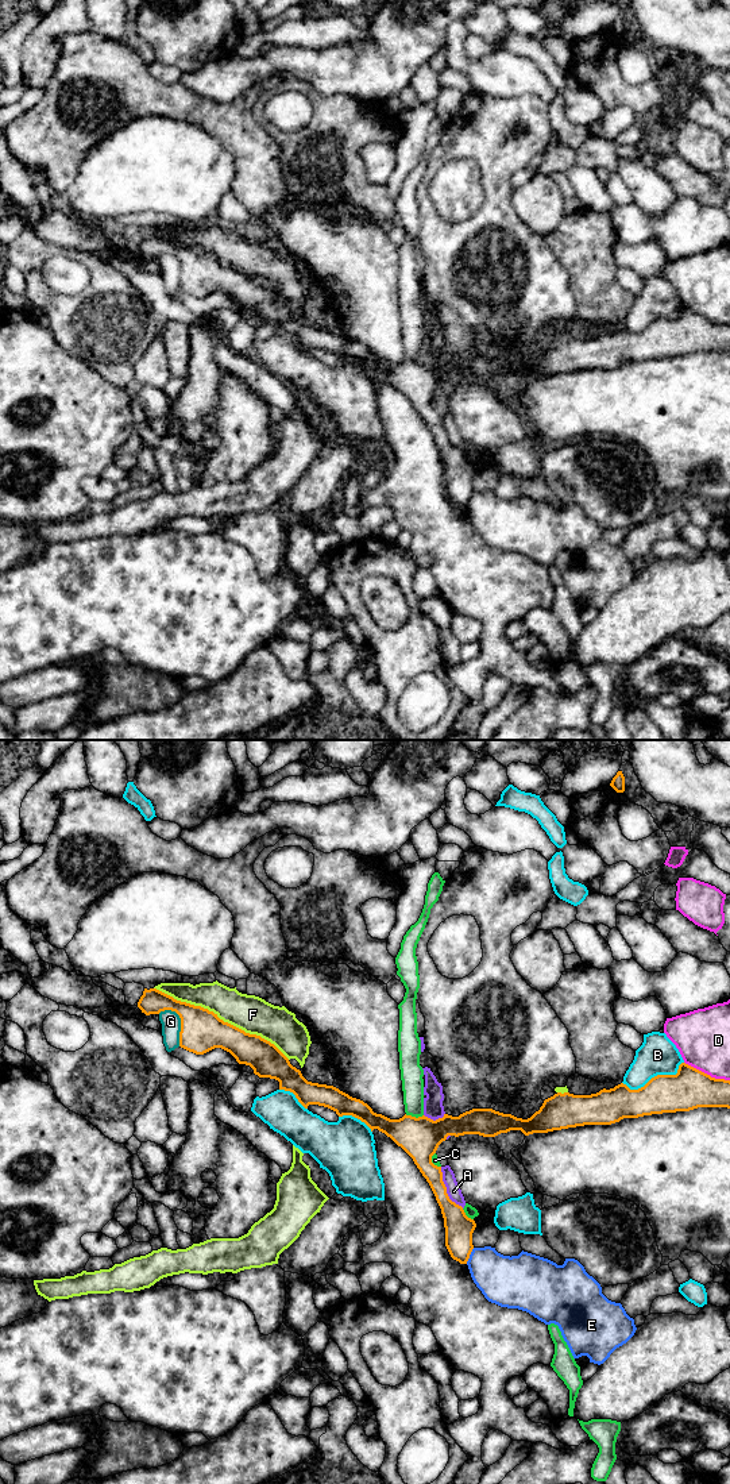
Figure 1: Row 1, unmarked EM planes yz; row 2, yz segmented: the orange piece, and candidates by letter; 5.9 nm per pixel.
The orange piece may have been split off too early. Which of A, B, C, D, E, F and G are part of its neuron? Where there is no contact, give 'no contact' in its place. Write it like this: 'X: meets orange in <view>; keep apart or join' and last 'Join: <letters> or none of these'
A: meets orange in yz; keep apart
B: meets orange in yz; keep apart
C: meets orange in yz; keep apart
D: meets orange in yz; keep apart
E: meets orange in yz; keep apart
F: meets orange in yz; keep apart
G: meets orange in yz; keep apart
Join: none of these

